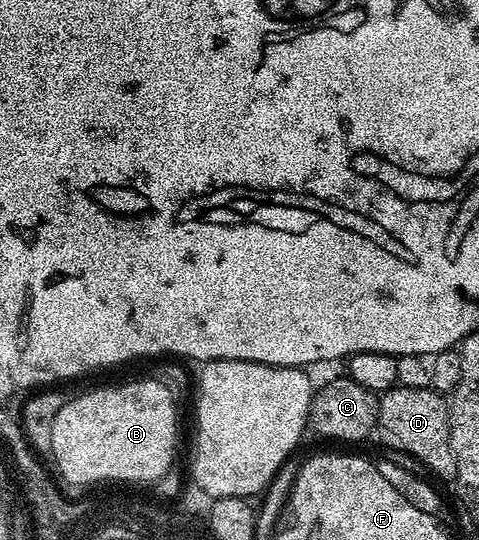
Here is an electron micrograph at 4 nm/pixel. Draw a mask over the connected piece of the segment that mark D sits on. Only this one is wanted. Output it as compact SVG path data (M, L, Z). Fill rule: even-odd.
M392 386L391 389L380 395L378 404L378 422L380 433L385 433L385 438L393 446L398 446L402 455L408 455L414 463L422 462L433 474L441 478L456 479L457 465L451 448L451 432L449 431L449 407L444 393L438 393L433 388L407 388L406 386Z

